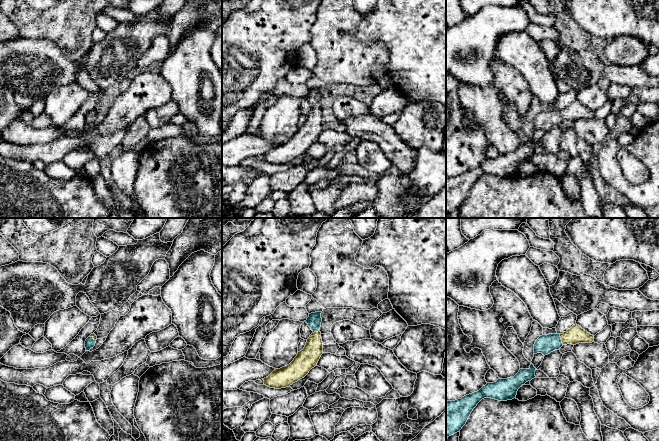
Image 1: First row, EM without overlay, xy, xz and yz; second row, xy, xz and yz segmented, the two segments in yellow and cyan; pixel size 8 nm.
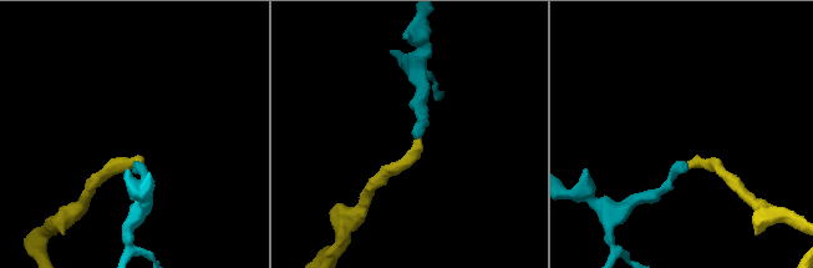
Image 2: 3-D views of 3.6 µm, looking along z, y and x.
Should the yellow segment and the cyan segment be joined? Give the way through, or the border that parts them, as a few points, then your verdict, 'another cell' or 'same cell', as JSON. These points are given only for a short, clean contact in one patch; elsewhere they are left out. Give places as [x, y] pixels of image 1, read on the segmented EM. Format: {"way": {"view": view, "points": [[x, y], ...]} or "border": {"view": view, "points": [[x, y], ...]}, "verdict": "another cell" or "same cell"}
{"way": {"view": "yz", "points": [[575, 335], [561, 339], [545, 344]]}, "verdict": "same cell"}

